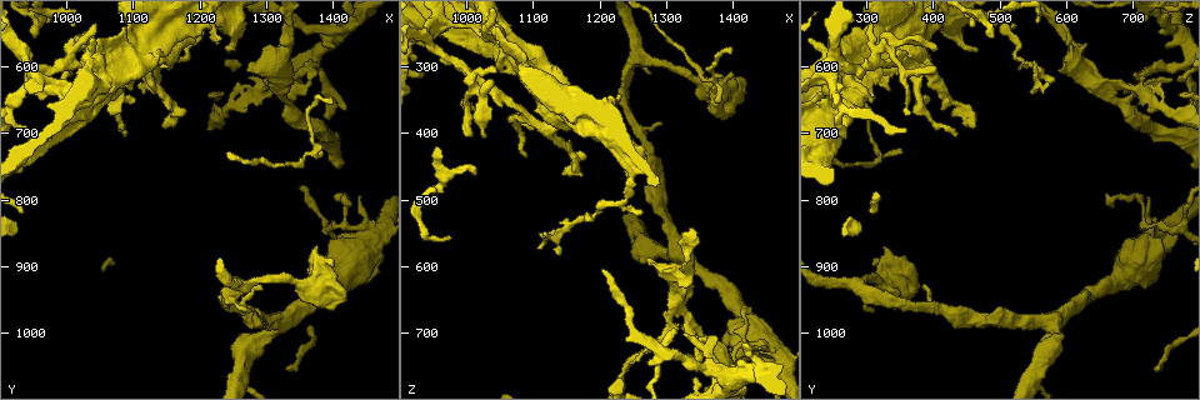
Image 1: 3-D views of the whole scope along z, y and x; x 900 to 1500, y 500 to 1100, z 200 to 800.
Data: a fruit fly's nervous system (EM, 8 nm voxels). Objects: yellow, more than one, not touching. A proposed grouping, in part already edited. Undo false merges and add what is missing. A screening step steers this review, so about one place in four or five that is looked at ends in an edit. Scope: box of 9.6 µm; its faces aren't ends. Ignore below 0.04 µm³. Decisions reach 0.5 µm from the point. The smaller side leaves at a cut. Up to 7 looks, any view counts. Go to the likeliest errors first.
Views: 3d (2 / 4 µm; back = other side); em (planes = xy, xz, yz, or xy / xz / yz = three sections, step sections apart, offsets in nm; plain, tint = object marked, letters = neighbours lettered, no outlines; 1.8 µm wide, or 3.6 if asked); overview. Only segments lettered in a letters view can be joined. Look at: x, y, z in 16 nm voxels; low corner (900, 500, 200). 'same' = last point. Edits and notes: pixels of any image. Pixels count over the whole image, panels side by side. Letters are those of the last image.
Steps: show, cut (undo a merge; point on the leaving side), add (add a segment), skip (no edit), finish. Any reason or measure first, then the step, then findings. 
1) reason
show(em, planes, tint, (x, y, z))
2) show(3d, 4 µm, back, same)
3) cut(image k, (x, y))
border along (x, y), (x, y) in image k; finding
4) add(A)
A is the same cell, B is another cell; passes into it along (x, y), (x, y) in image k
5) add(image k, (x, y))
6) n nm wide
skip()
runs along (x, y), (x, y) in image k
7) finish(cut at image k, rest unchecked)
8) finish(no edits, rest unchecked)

side arm on a straight run
show(3d, 2 µm, (1335, 655, 685))

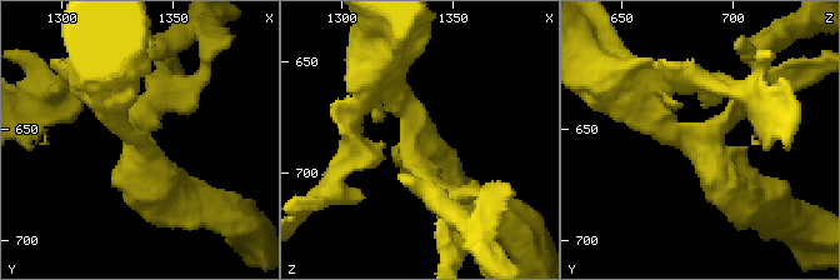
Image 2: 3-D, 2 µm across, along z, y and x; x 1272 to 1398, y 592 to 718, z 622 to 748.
show(em, xy, step 16, letters, (1333, 654, 684))

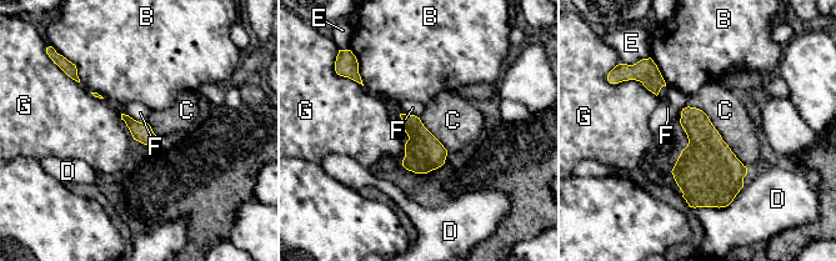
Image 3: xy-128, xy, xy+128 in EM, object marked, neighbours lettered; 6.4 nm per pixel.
skip()
B, C, D, E, F and G are other cells; border along (687, 105), (707, 116), (746, 167) in image 3; continuous, no second neuron

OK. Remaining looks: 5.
show(em, 3.6 µm, planes, plain, (1360, 930, 330))

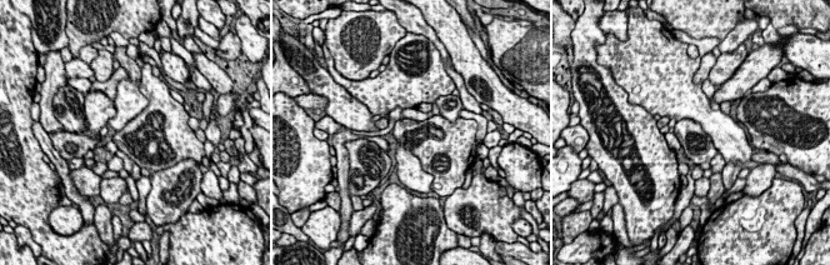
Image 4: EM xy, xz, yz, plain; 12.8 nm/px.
where the object lies
show(em, 3.6 µm, planes, tint, same)

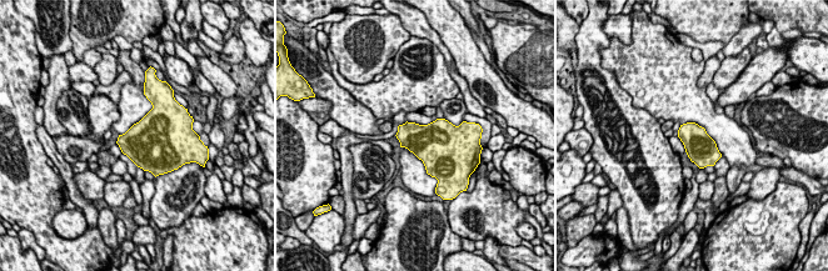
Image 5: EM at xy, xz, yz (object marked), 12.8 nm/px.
see the neighbours
show(em, 3.6 µm, planes, letters, same)

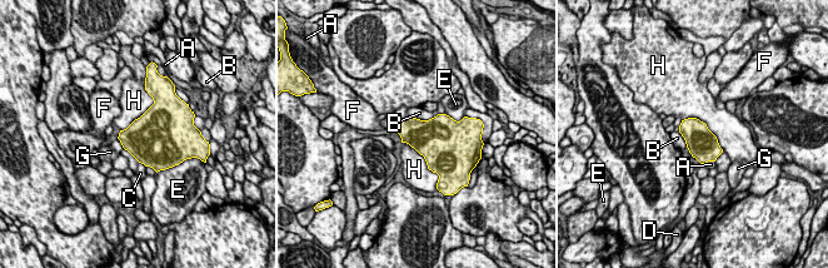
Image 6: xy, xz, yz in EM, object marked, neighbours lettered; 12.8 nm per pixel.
skip()
A, B, C, D, E, F, G and H are other cells; border along (682, 119), (702, 120), (723, 149) in image 6; all the same neuron

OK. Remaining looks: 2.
free end
show(em, planes, tint, (1140, 620, 585))

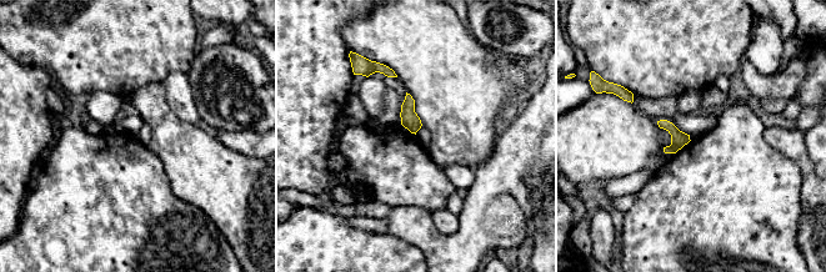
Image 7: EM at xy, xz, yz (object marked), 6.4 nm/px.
show(em, planes, letters, same)

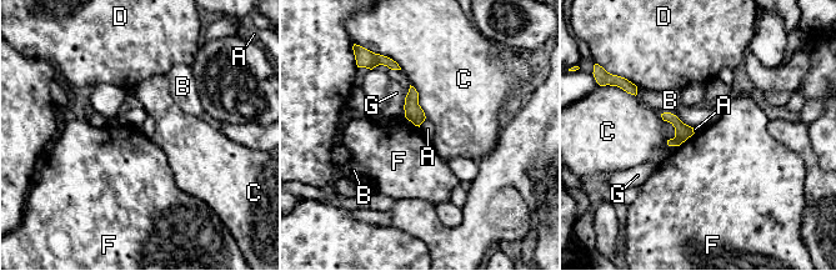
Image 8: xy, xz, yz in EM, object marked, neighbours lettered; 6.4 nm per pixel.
110 nm wide
skip()
A, B, C, D, F and G are other cells; border along (425, 118), (419, 126) in image 8; no lettered segment goes on from it

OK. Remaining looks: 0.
finish(no edits, rest unchecked)

